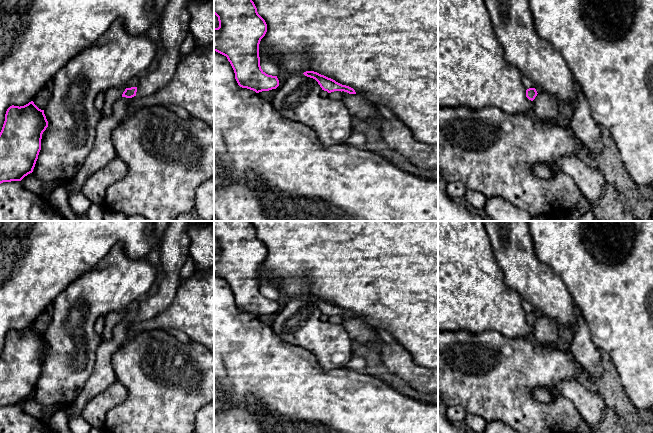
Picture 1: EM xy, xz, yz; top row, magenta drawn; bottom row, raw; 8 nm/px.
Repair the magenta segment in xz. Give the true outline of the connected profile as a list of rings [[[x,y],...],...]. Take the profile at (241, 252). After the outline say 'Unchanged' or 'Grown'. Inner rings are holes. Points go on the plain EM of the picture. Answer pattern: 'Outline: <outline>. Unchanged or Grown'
Outline: [[[214,221],[214,238],[218,241],[219,251],[214,252],[214,275],[227,281],[238,309],[256,317],[276,313],[279,310],[277,300],[266,298],[260,290],[259,268],[267,256],[265,244],[258,238],[250,221]]]. Unchanged

